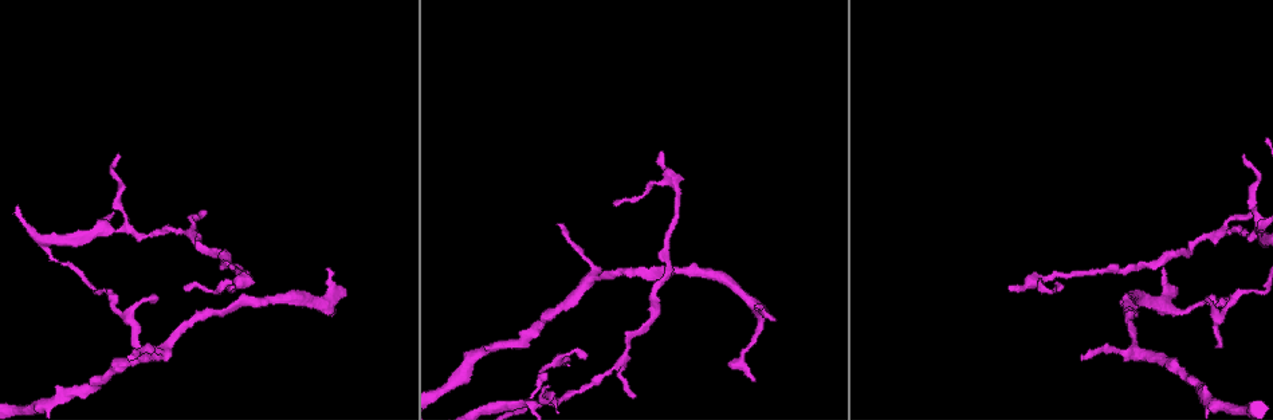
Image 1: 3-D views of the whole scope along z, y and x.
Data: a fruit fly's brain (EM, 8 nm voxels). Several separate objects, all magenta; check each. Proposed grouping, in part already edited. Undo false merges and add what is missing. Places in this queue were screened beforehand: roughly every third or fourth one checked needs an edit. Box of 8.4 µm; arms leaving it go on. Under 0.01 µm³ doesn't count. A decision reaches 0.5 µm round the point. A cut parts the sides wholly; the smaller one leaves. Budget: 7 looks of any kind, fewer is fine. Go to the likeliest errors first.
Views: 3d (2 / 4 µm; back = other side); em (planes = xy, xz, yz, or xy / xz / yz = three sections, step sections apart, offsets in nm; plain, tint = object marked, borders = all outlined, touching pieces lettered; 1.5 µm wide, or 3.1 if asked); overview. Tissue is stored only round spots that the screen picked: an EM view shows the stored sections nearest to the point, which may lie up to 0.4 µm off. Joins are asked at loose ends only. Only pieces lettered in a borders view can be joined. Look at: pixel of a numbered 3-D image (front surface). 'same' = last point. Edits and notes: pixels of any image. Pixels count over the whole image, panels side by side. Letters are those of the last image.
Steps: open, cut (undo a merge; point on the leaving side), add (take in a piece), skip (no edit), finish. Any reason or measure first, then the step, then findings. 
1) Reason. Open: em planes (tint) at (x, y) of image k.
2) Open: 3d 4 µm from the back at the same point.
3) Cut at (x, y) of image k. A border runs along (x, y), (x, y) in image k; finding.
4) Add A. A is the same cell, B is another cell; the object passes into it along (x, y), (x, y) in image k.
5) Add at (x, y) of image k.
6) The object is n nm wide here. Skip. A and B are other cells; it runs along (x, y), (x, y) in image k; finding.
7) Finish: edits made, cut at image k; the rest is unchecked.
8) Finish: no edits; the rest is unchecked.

Branch stops here. Open: em planes (borders) at (752, 378) of image 1.

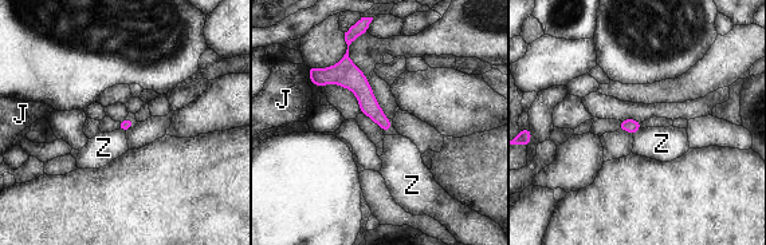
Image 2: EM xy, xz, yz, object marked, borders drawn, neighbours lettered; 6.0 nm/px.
Skip. J and Z are other cells; it runs along (318, 71), (345, 75), (387, 126) in image 2; none of them fits.

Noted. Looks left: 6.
Thin end. Open: 3d 2 µm from the back at (140, 346) of image 1.

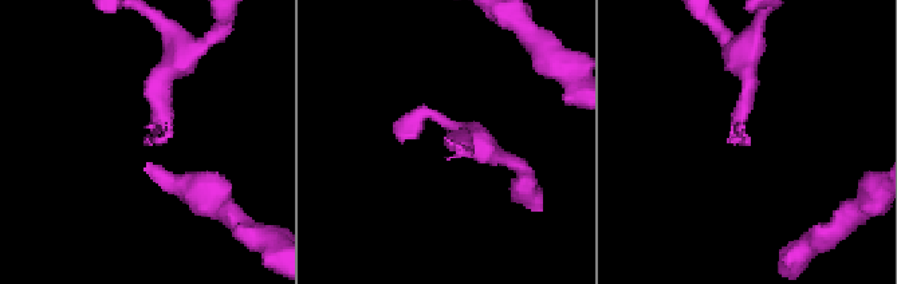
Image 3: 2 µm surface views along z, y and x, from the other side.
Open: em planes (borders) at (747, 141) of image 3.

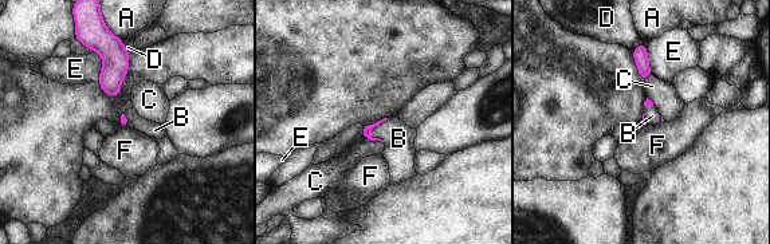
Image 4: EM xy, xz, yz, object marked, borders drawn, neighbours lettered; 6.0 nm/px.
Add B. B is the same cell, A, C, D, E and F are other cells; the object passes into it along (366, 133), (374, 126), (399, 138) in image 4; it goes on there.

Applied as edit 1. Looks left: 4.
Redraw. Open: overview.

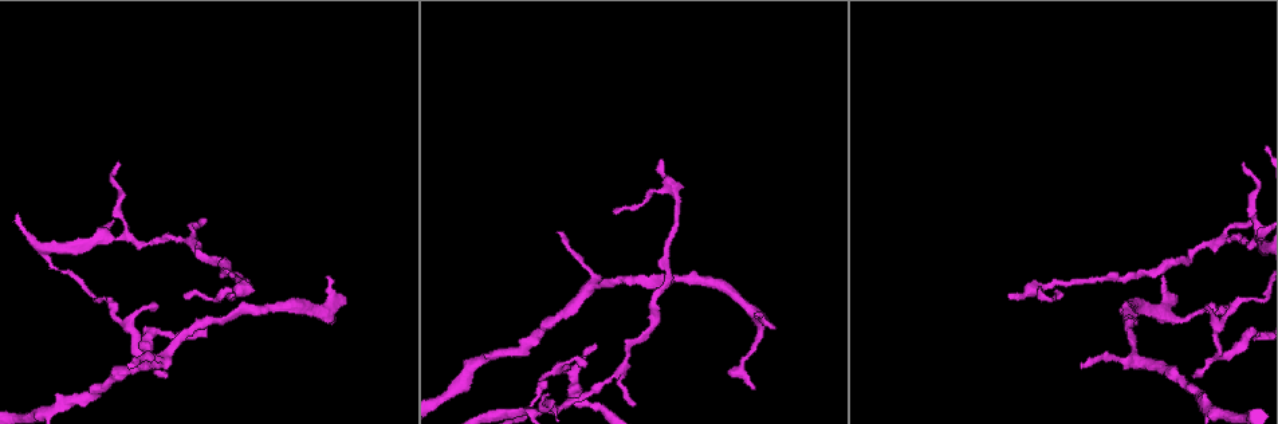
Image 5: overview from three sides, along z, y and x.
An open end. Open: em planes (plain) at (1081, 365) of image 5.

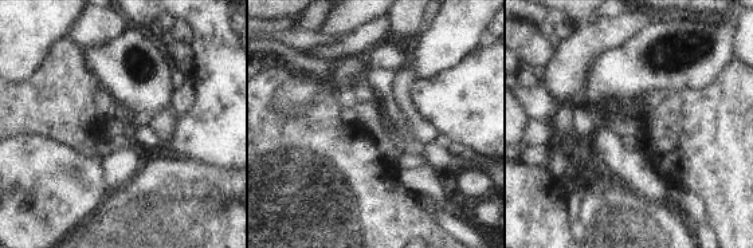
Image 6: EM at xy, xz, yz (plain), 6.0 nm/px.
Open: em planes (tint) at the same point.

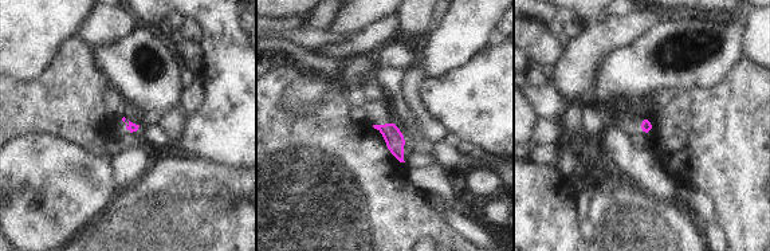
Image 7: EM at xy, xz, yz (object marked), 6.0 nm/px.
See the neighbours. Open: em planes (borders) at the same point.

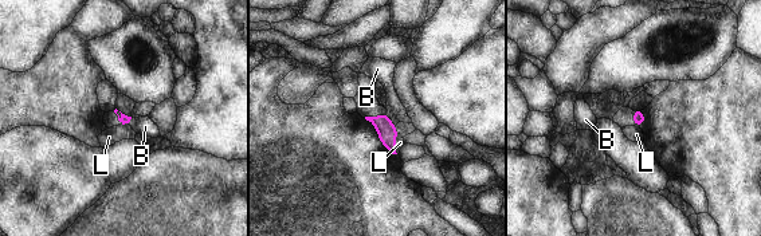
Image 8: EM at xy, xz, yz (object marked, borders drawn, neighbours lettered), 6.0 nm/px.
Skip. B and L are other cells; a border runs along (397, 133), (396, 153) in image 8; none of them fits.

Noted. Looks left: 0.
Finish: edits made, add at image 4; the rest is unchecked.

